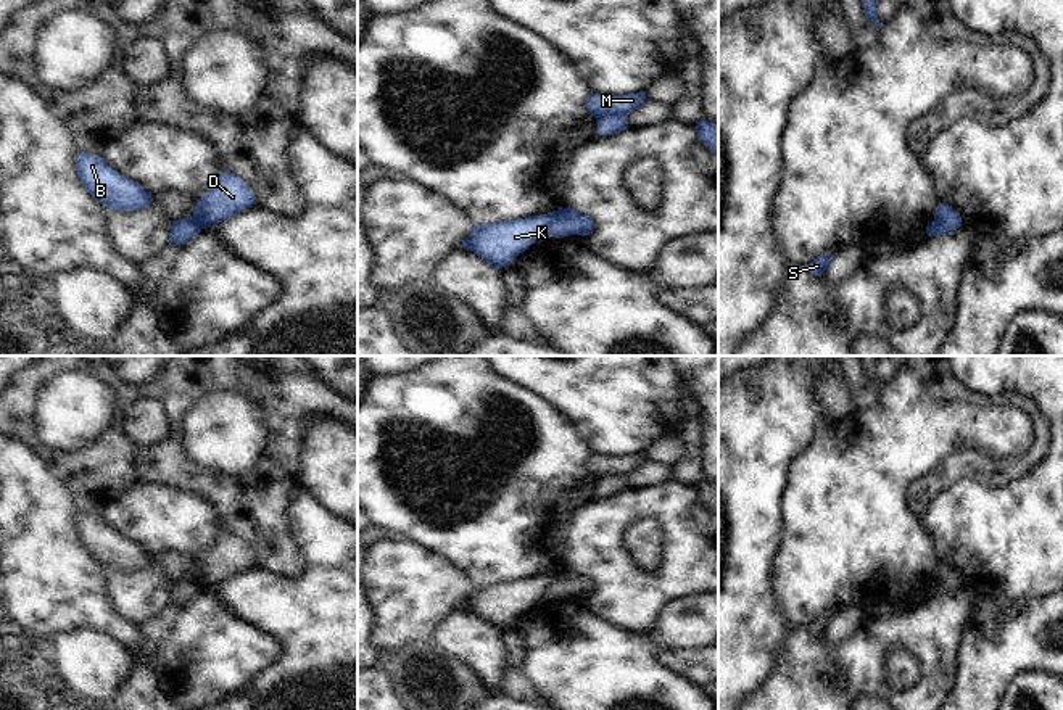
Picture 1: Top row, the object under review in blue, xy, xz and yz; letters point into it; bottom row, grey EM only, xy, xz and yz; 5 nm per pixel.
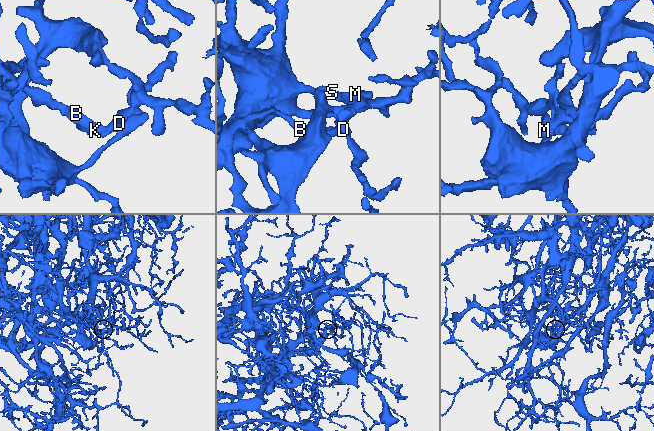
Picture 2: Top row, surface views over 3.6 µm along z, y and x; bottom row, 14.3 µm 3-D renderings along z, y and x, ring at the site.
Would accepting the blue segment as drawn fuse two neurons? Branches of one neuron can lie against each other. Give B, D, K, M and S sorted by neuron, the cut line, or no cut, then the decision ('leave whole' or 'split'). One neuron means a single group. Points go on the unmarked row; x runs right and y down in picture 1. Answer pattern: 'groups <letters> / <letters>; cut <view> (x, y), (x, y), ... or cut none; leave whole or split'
groups B K / D M S; cut xz (556, 572), (545, 593); split

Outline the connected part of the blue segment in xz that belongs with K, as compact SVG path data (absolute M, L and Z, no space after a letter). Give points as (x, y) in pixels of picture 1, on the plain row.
M556 572L525 580L498 581L475 586L461 605L483 618L498 631L511 625L520 613L546 596Z

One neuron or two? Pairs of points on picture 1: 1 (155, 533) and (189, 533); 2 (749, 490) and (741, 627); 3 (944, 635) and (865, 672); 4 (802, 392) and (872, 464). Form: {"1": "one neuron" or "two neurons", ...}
{"1": "one neuron", "2": "one neuron", "3": "one neuron", "4": "two neurons"}

